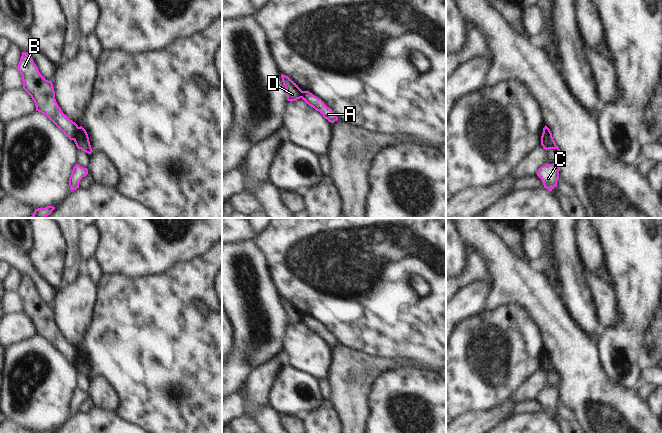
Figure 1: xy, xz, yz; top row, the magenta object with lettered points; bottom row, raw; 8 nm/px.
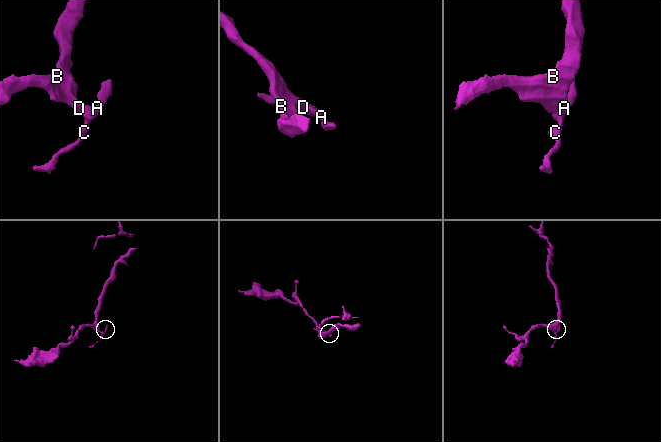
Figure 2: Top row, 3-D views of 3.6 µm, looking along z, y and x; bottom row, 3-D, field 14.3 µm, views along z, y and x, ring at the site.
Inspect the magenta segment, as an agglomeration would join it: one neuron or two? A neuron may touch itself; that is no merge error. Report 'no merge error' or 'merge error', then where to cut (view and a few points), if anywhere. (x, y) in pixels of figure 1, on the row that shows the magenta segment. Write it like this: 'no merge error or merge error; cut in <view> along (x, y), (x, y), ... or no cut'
merge error; cut in xy along (79, 127), (74, 140)

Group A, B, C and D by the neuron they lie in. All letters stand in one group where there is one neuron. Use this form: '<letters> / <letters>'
A C / B D

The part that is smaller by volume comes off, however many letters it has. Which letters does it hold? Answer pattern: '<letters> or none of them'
A, C

